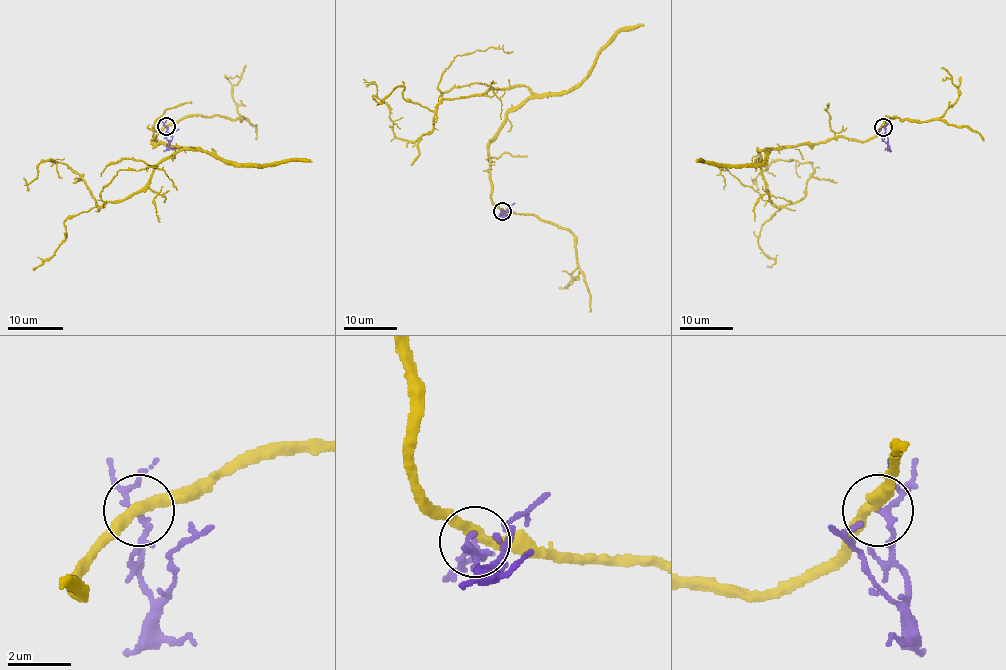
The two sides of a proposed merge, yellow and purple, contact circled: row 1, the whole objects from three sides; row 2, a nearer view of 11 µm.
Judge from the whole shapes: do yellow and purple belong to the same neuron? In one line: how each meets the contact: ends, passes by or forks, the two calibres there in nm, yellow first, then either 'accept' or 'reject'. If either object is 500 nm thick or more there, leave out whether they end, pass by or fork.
yellow passes by; purple passes by; 320 nm thick on the yellow side, 180 nm on the other; reject

